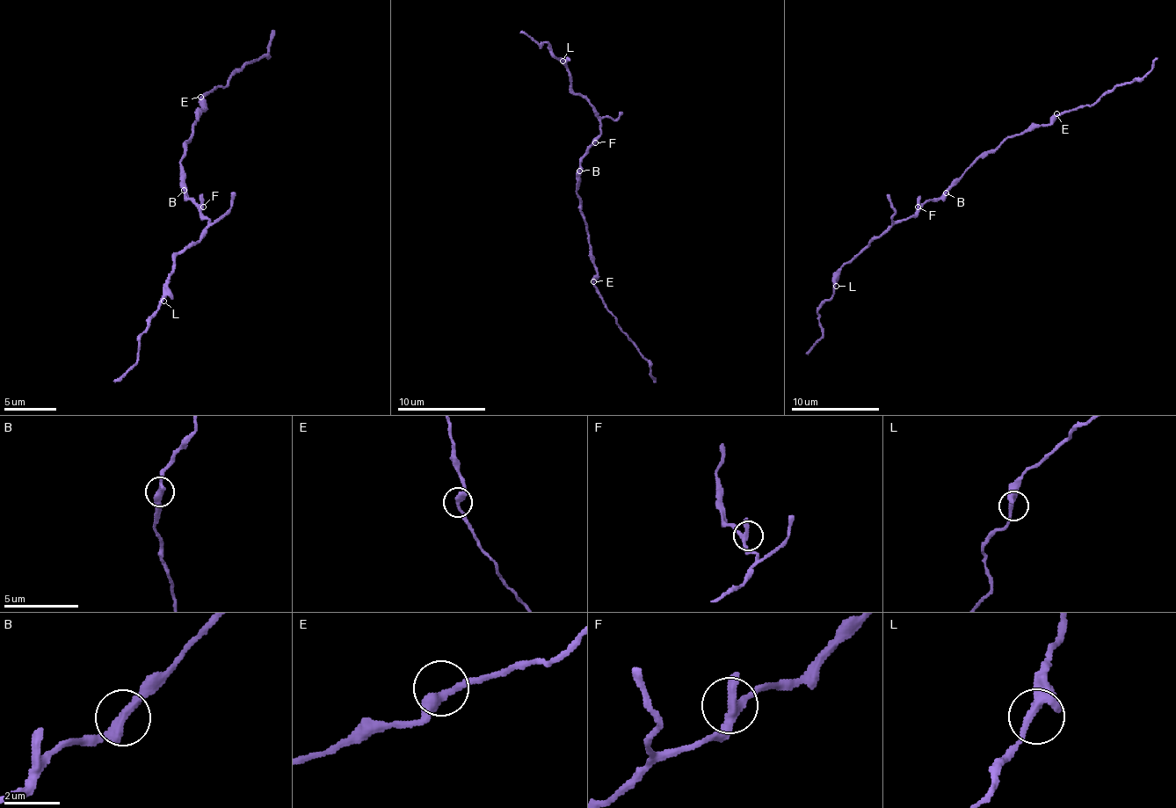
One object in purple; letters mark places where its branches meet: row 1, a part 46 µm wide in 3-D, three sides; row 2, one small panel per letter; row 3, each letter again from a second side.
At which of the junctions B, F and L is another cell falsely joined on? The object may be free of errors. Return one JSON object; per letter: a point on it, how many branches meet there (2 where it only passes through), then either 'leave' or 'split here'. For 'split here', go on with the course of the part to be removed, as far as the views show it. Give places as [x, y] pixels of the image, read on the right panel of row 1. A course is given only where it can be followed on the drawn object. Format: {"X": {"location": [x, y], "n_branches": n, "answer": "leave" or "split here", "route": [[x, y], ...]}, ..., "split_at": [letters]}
{"B": {"location": [946, 192], "n_branches": 2, "answer": "leave"}, "F": {"location": [918, 207], "n_branches": 2, "answer": "leave"}, "L": {"location": [836, 286], "n_branches": 2, "answer": "leave"}, "split_at": []}

